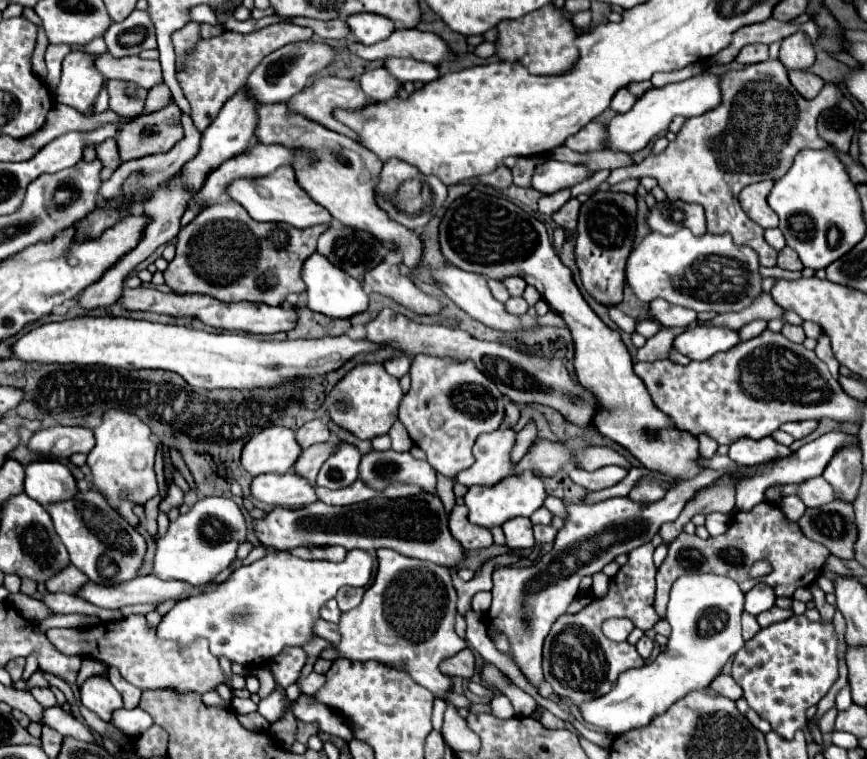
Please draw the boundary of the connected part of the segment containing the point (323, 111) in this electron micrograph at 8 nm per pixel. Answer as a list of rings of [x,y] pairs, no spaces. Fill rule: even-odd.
[[[320,77],[320,79],[314,81],[312,87],[306,87],[304,91],[296,93],[288,101],[290,109],[302,113],[306,119],[316,121],[316,123],[320,123],[320,125],[324,125],[324,127],[328,127],[328,129],[332,129],[336,133],[342,133],[342,135],[354,139],[354,141],[358,141],[358,135],[350,127],[346,127],[340,121],[336,121],[334,115],[332,115],[332,111],[336,111],[336,109],[346,109],[346,111],[354,111],[356,109],[356,111],[360,111],[360,109],[364,109],[368,105],[374,105],[374,103],[376,103],[374,99],[368,99],[364,95],[364,91],[362,91],[362,87],[360,87],[358,81],[354,81],[354,79],[340,79],[340,77]]]

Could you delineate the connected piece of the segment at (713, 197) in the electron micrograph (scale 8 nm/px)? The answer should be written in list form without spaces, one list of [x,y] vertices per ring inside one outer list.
[[[778,59],[720,75],[720,91],[720,105],[704,115],[686,119],[666,151],[660,155],[650,153],[638,165],[614,169],[606,181],[616,185],[626,179],[654,177],[668,199],[700,203],[706,209],[710,233],[730,233],[736,245],[752,247],[764,267],[774,267],[778,253],[766,243],[764,229],[740,209],[738,193],[746,185],[764,179],[780,179],[802,149],[828,147],[816,133],[816,119],[824,109],[834,107],[838,99],[842,99],[842,93],[836,85],[826,83],[820,97],[812,101],[800,97],[788,79],[786,67]]]

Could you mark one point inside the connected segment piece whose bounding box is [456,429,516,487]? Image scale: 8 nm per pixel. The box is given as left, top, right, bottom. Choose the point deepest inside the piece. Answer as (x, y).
(492, 451)

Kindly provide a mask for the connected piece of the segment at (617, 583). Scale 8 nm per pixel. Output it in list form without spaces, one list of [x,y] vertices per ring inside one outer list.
[[[646,543],[634,549],[628,557],[628,563],[620,567],[616,577],[610,579],[610,591],[604,599],[594,599],[588,607],[584,607],[576,615],[562,615],[552,625],[546,641],[544,641],[544,677],[554,687],[558,697],[570,699],[576,707],[586,703],[588,699],[598,699],[606,695],[614,685],[620,673],[642,667],[646,661],[638,655],[636,647],[630,643],[614,643],[604,637],[600,625],[608,617],[628,617],[632,623],[642,630],[650,630],[660,621],[654,609],[654,593],[656,593],[656,569],[652,561],[654,547]]]

